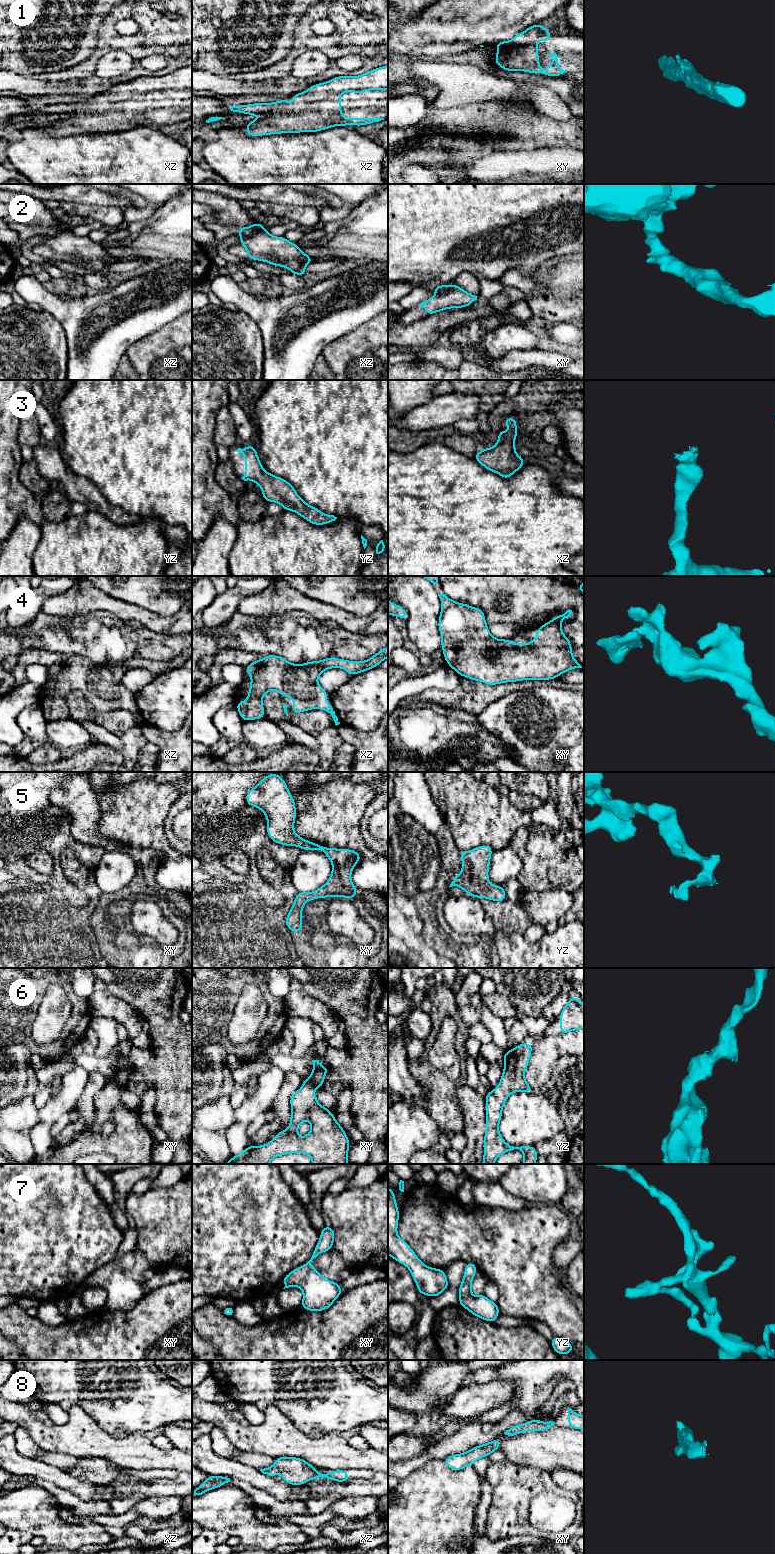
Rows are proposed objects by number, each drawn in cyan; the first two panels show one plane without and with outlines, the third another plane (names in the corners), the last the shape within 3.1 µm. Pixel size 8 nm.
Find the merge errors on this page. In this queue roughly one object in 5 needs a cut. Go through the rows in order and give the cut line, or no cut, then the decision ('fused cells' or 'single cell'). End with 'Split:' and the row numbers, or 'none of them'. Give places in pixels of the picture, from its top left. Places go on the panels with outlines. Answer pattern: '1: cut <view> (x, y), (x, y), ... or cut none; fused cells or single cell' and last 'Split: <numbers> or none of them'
1: cut none; single cell
2: cut xz (263, 227), (253, 231), (248, 236), (241, 237); fused cells
3: cut none; single cell
4: cut none; single cell
5: cut none; single cell
6: cut none; single cell
7: cut none; single cell
8: cut none; single cell
Split: 2

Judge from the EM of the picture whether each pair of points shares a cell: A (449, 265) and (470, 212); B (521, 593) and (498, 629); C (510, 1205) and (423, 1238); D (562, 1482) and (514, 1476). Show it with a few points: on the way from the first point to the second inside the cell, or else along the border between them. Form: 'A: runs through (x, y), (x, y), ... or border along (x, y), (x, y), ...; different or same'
A: runs through (444, 252), (444, 238), (457, 225); same
B: border along (507, 624), (490, 623), (488, 625); different
C: border along (479, 1204), (508, 1210), (526, 1208); different
D: border along (550, 1471), (553, 1481), (558, 1486); different

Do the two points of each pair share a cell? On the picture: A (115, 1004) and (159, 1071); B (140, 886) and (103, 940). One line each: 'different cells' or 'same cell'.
A: different cells
B: same cell

